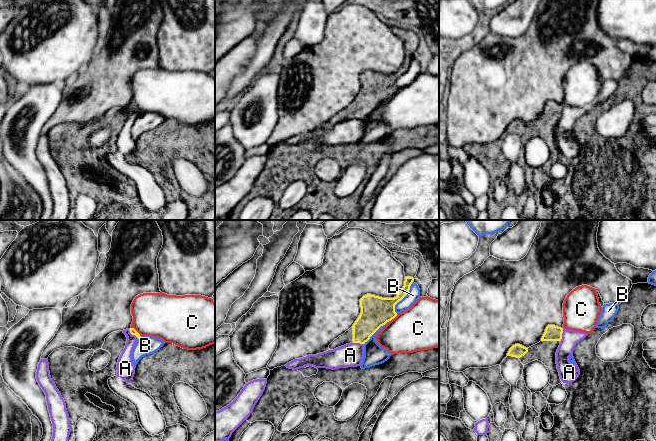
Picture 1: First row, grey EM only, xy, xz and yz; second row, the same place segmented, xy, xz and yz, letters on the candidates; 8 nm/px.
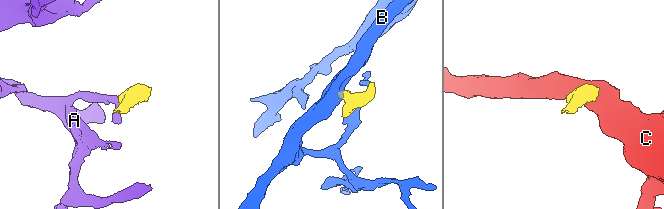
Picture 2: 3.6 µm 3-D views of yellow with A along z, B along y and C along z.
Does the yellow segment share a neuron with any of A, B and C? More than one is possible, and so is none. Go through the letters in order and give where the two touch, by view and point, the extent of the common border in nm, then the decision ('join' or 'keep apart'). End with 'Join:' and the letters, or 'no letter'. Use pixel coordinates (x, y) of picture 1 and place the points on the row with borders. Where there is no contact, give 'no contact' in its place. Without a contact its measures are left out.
A: meets yellow in yz at (561, 335); contact 110 nm long; keep apart
B: meets yellow in xz at (402, 298); contact 300 nm long; keep apart
C: meets yellow in xy at (136, 331); contact 110 nm long; keep apart
Join: no letter

